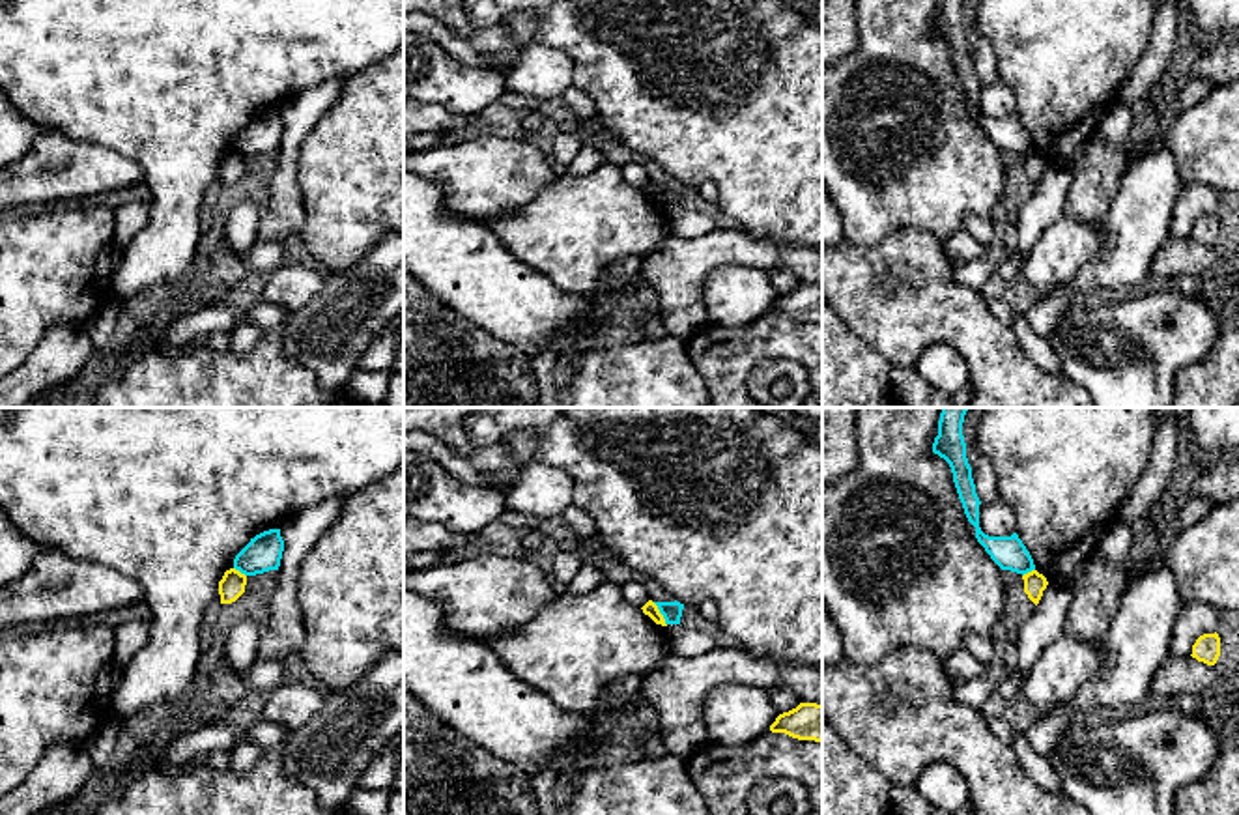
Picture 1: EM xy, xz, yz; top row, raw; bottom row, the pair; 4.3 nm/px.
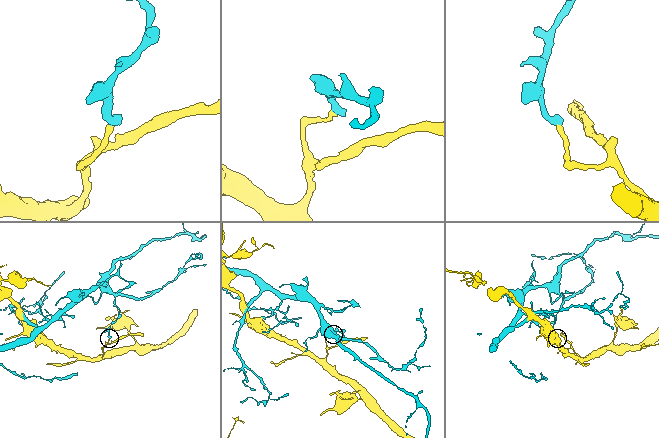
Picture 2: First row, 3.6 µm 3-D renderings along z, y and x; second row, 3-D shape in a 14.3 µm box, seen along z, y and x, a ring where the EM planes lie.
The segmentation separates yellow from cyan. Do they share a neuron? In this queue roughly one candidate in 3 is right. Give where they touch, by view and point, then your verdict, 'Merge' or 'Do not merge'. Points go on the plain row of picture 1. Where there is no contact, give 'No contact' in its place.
Touches yellow at xz (660, 195). Do not merge

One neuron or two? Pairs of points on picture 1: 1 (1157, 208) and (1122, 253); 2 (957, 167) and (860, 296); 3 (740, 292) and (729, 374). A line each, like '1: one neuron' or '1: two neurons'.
1: one neuron
2: two neurons
3: two neurons

